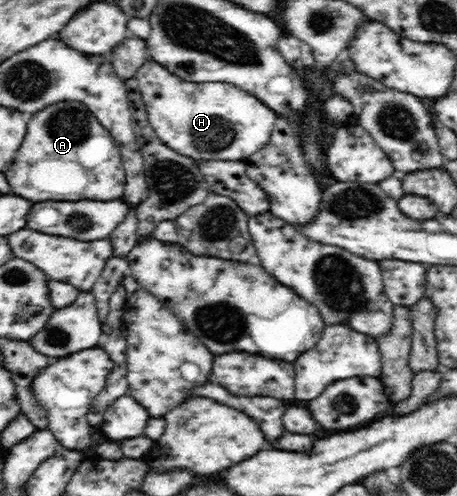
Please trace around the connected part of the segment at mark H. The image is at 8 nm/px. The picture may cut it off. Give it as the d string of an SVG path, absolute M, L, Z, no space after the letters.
M148 58L135 73L148 123L167 147L196 161L242 161L267 147L276 115L257 97L230 83L186 83Z

